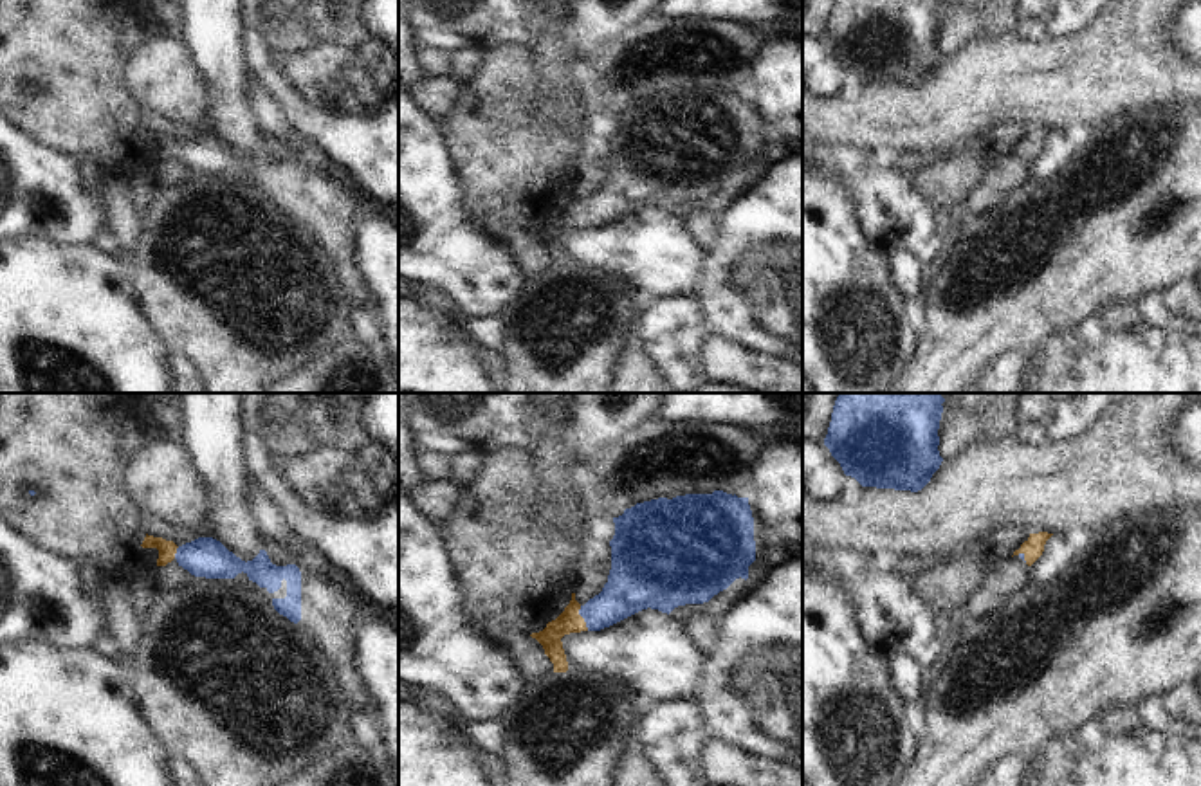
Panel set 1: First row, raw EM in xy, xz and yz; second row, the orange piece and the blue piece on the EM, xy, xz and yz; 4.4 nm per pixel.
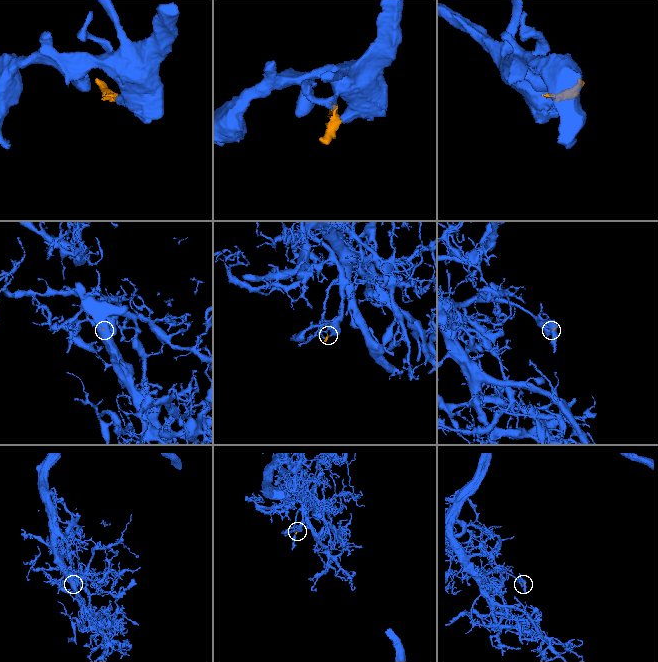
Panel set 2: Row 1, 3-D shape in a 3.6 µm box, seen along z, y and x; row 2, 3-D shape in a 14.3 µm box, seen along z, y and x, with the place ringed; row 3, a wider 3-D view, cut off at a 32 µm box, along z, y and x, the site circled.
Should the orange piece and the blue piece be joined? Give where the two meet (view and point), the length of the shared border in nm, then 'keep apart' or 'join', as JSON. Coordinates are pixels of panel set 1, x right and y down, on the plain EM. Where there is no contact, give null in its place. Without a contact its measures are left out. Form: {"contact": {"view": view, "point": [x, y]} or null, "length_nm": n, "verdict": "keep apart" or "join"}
{"contact": {"view": "xz", "point": [583, 215]}, "length_nm": 120, "verdict": "join"}

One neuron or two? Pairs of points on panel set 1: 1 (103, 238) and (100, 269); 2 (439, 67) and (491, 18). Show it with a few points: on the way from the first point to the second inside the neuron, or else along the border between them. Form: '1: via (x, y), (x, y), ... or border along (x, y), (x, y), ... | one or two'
1: border along (91, 244), (116, 258) | two
2: border along (417, 42), (448, 53) | two

